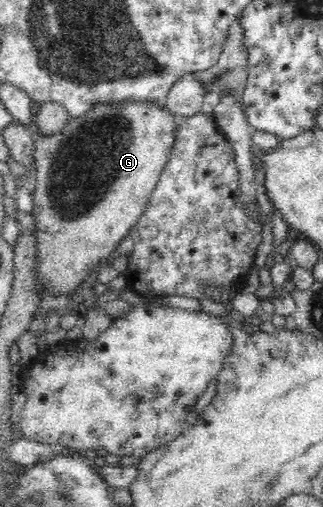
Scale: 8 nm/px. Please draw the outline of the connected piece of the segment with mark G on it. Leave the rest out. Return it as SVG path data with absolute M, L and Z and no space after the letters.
M100 103L91 111L72 117L59 133L41 136L37 134L35 106L31 104L29 125L35 146L34 165L38 169L36 180L31 183L32 216L36 224L34 288L41 299L60 294L72 296L94 270L120 253L120 242L147 212L146 207L169 160L179 119L162 109L162 104Z

